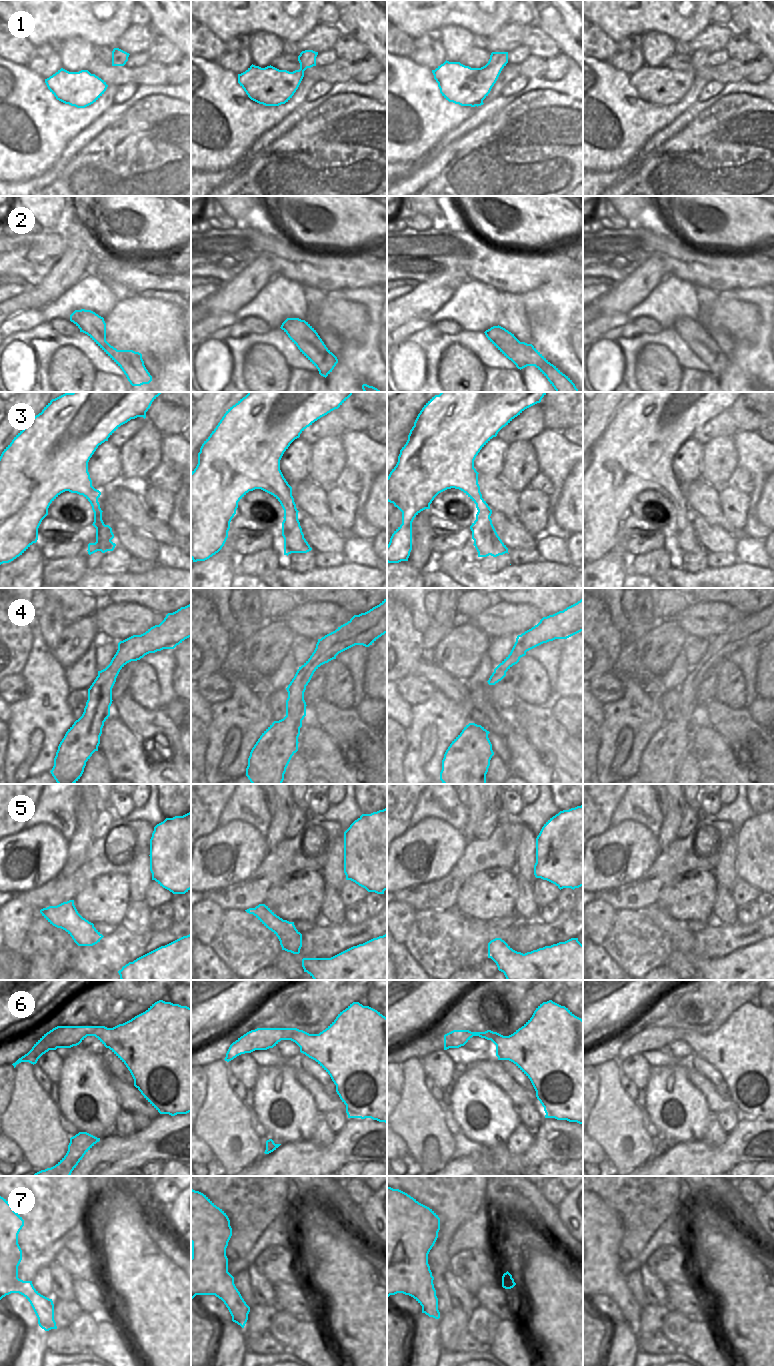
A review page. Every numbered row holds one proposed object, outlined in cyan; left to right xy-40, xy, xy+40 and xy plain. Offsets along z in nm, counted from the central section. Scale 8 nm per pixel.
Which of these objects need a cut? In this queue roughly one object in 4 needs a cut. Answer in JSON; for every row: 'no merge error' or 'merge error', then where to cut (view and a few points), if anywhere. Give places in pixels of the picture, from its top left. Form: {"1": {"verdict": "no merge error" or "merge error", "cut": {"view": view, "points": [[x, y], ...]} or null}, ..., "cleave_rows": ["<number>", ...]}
{"1": {"verdict": "no merge error", "cut": null}, "2": {"verdict": "merge error", "cut": {"view": "xy+40", "points": [[517, 340], [523, 347], [530, 346]]}}, "3": {"verdict": "no merge error", "cut": null}, "4": {"verdict": "no merge error", "cut": null}, "5": {"verdict": "no merge error", "cut": null}, "6": {"verdict": "no merge error", "cut": null}, "7": {"verdict": "no merge error", "cut": null}, "cleave_rows": ["2"]}

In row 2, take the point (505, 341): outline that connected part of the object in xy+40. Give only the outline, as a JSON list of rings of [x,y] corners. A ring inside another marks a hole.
[[[501,326],[484,332],[488,340],[518,369],[535,366],[550,382],[556,392],[579,392],[572,380],[551,364],[532,344],[523,348],[518,339]]]

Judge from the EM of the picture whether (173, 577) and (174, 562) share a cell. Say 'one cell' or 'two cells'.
two cells

